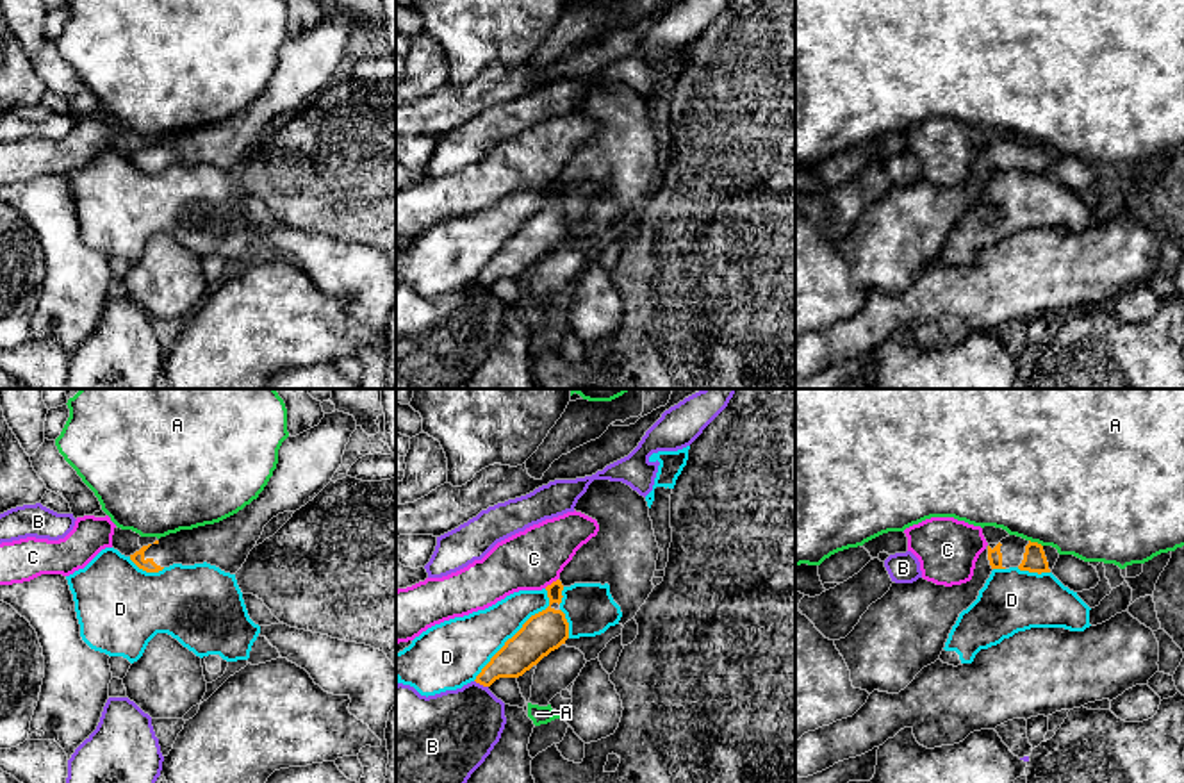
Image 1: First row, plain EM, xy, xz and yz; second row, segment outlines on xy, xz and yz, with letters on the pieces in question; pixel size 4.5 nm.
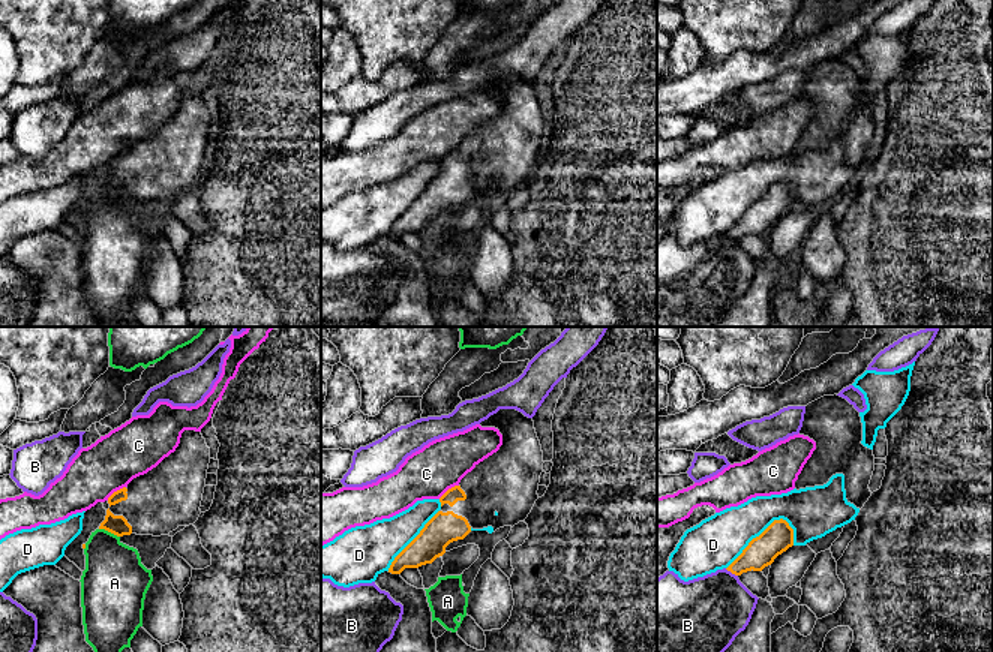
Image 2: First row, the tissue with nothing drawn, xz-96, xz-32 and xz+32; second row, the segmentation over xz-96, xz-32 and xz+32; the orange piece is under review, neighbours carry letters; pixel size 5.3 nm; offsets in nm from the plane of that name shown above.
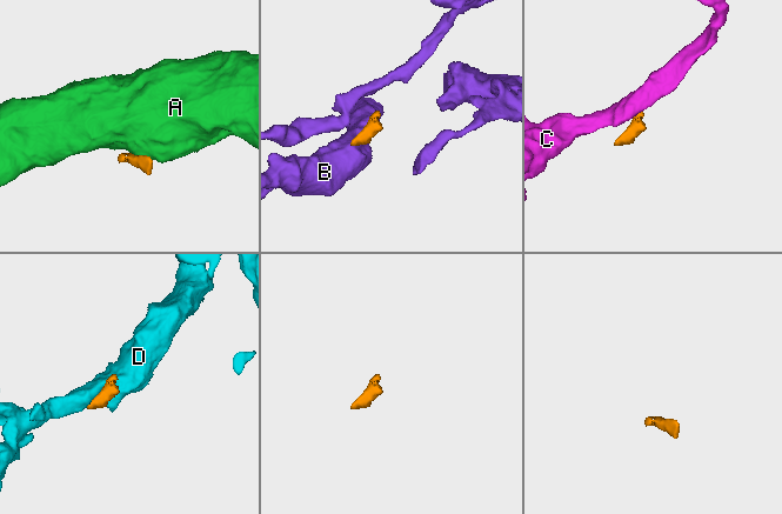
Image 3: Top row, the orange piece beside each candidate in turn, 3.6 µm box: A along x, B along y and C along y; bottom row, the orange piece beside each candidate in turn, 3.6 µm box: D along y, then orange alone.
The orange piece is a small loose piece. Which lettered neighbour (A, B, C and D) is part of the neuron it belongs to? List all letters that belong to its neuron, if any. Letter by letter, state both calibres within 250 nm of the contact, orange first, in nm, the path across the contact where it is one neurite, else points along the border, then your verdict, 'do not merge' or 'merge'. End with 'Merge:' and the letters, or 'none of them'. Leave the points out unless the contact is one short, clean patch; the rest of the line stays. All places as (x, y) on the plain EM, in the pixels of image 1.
A: 110/500 nm | along yz (1029, 140), (1042, 147) | do not merge
B: 160/360 nm | along xz (475, 280), (487, 288) | do not merge
C: 190/280 nm | along xz (557, 179), (544, 188) | do not merge
D: 190/260 nm | do not merge
Merge: none of them

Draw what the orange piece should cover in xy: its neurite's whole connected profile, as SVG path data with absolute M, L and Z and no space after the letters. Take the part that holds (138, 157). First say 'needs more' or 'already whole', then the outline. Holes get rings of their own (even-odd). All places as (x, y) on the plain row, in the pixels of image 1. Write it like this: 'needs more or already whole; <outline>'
needs more; M325 14L317 27L282 43L276 70L257 100L219 123L160 137L130 161L146 173L207 162L235 175L273 118L300 111L332 82L355 30L353 16Z

